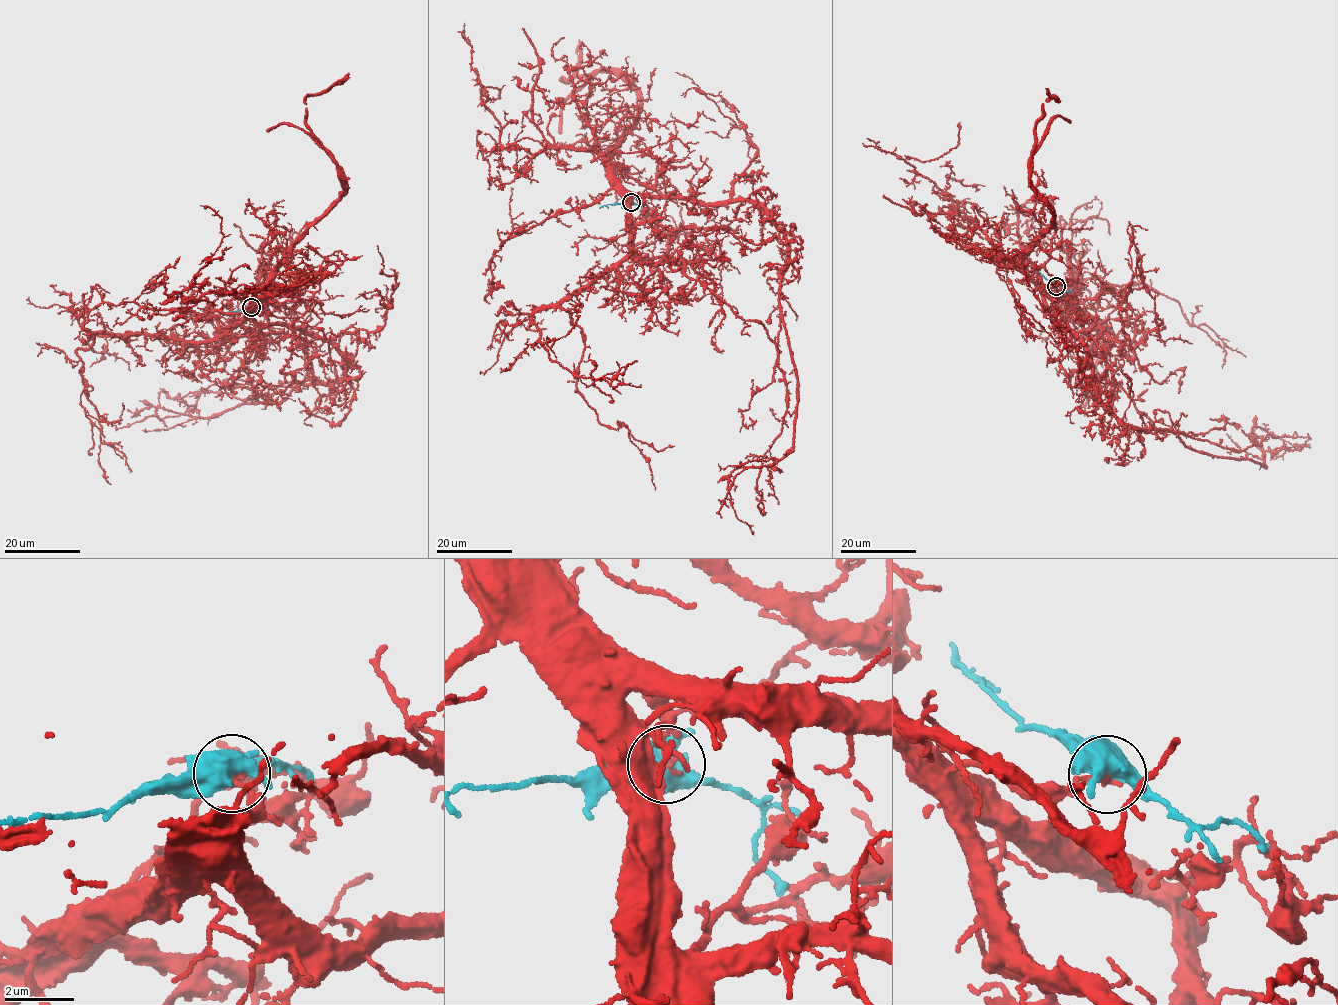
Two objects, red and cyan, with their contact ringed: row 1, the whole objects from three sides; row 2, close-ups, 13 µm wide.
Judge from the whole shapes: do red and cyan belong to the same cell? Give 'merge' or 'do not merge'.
do not merge

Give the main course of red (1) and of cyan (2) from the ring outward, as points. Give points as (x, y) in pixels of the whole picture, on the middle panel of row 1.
1: (631, 201), (625, 189), (750, 202), (783, 234), (794, 436), (779, 459), (729, 478), (735, 515), (753, 534)
2: (631, 201), (599, 208)

